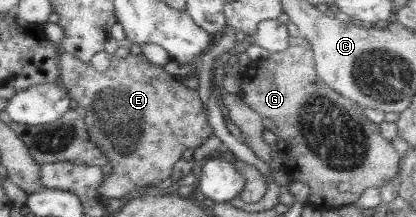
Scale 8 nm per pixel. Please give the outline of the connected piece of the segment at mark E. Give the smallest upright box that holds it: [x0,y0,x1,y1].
[59,50,213,200]

